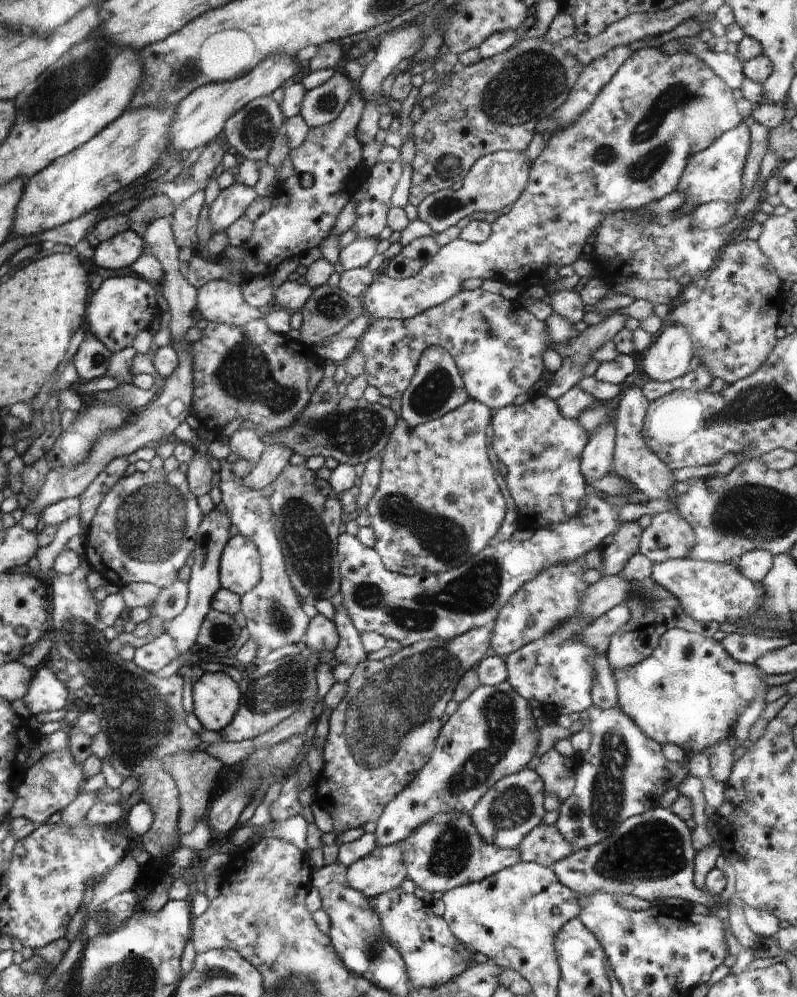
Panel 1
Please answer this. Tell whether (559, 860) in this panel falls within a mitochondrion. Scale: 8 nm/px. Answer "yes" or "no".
no

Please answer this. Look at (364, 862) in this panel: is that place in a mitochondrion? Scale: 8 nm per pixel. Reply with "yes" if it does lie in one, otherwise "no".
no

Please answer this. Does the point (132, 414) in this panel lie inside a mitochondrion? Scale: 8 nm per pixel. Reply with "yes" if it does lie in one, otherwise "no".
no

